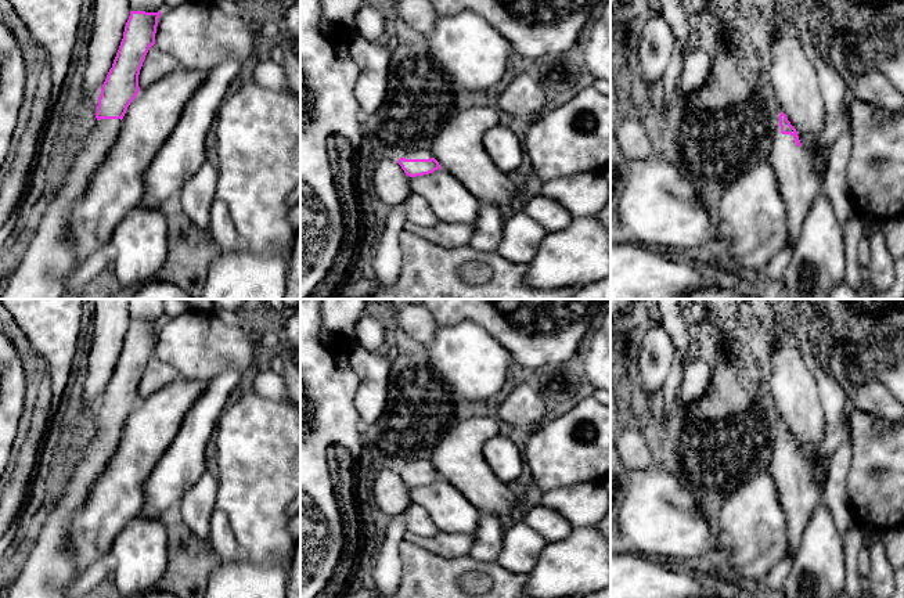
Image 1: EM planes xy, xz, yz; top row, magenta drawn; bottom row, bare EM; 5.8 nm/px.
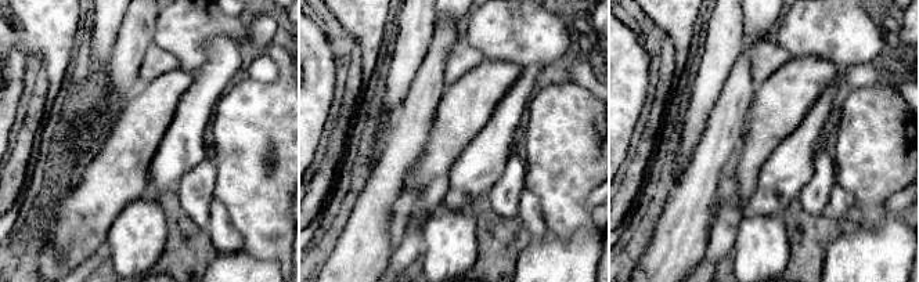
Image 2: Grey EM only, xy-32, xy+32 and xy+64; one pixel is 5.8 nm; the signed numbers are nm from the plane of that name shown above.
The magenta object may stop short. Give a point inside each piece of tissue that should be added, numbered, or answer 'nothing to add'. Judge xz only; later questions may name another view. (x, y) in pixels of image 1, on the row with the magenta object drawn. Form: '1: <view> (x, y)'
1: xz (421, 154)

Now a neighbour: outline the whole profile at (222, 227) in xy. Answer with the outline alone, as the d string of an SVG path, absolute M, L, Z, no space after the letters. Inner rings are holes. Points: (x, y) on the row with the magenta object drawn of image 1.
M215 199L210 208L210 234L217 242L220 252L235 251L244 245L237 233L230 210L224 202Z

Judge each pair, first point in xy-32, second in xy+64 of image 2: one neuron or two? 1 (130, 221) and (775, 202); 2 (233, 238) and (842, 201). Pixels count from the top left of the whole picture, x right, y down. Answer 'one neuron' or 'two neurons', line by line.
1: two neurons
2: one neuron

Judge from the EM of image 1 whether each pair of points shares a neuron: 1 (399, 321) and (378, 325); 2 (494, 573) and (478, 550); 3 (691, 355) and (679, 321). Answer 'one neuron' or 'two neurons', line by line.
1: two neurons
2: two neurons
3: one neuron

